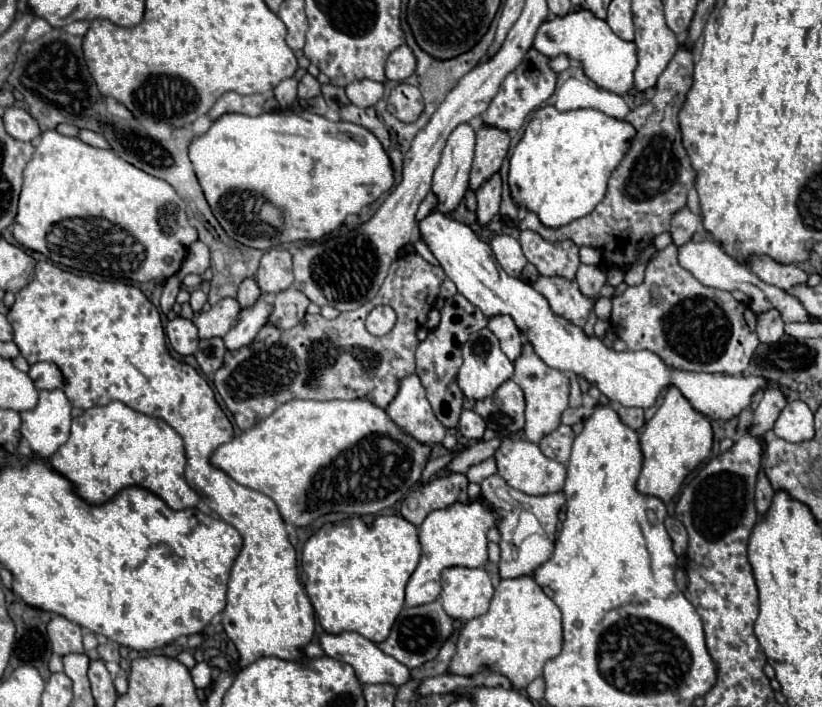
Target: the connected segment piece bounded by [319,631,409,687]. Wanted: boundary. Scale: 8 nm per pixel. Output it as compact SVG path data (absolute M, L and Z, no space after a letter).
M343 631L343 633L337 633L337 635L323 633L319 637L319 645L325 651L325 655L329 655L329 657L333 657L337 661L349 663L355 669L357 679L363 685L367 685L367 683L391 683L391 685L399 687L409 679L409 669L405 665L401 665L397 659L385 655L373 641L365 639L359 633L353 633L353 631Z

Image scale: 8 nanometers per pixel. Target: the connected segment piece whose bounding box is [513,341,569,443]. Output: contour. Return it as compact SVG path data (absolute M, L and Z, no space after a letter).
M527 341L523 345L521 355L515 359L513 381L525 393L525 405L527 405L525 407L525 437L531 443L539 443L547 433L557 429L557 425L561 423L561 413L567 409L567 399L569 399L569 379L563 371L547 367L543 359L537 357L531 343Z

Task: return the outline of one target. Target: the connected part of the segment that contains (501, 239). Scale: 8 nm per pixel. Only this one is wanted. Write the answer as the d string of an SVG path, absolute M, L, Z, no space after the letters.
M497 235L491 241L491 249L497 257L497 261L501 263L501 267L511 275L511 277L519 277L521 269L527 265L527 259L521 251L521 245L515 237L511 235Z

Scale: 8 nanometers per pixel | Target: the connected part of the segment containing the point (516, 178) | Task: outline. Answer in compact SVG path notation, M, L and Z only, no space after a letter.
M553 105L539 107L531 121L525 127L521 141L517 143L511 155L509 167L509 187L511 197L517 205L525 205L529 211L537 213L541 223L547 227L563 227L573 219L585 217L603 201L607 191L607 181L621 163L621 157L629 151L629 145L635 137L633 125L623 119L609 117L597 109L575 109L575 111L557 111Z

